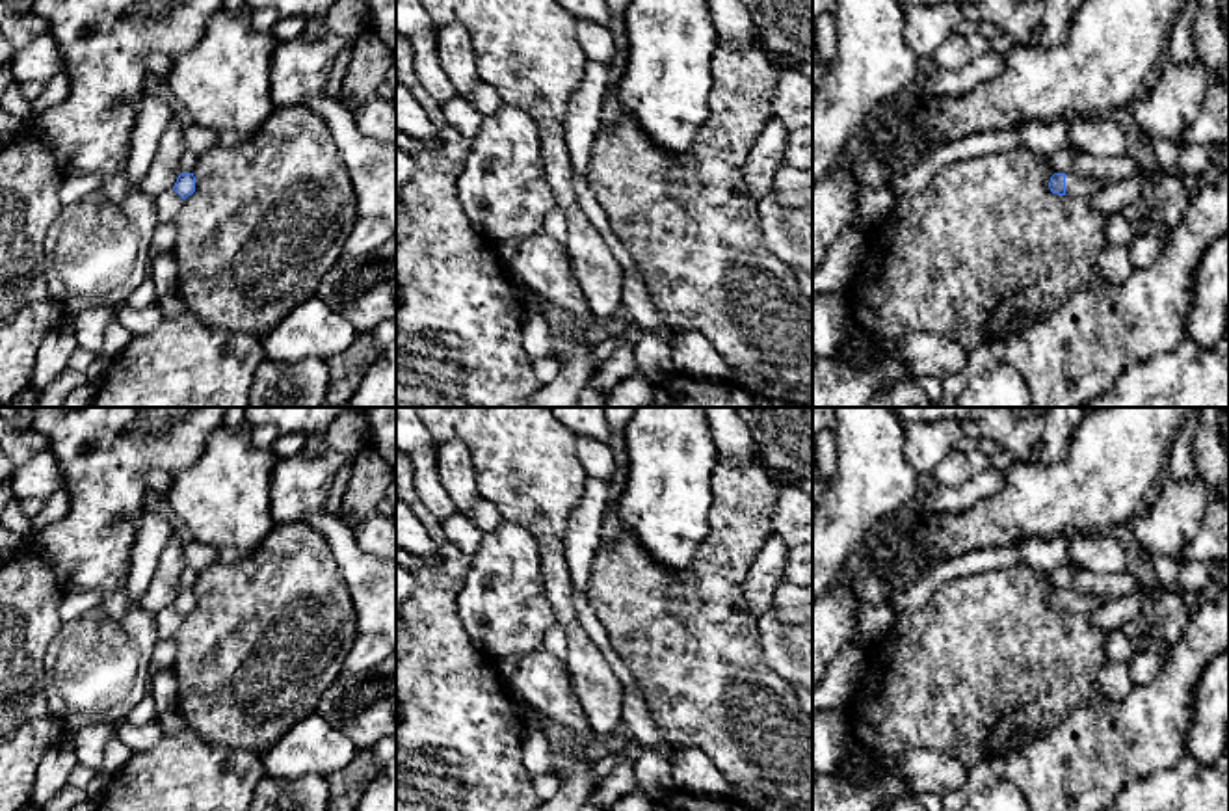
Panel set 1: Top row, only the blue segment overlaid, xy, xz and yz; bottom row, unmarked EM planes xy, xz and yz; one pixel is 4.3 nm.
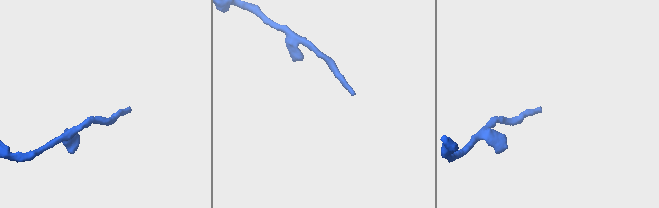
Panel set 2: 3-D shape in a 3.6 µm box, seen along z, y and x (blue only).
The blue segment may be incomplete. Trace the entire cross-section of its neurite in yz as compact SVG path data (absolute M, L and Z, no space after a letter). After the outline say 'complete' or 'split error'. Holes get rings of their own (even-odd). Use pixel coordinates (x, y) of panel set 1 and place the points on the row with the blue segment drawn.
M1073 171L1054 173L1051 177L1049 188L1052 193L1069 197L1091 197L1104 190L1104 182L1099 179L1080 177Z | split error

